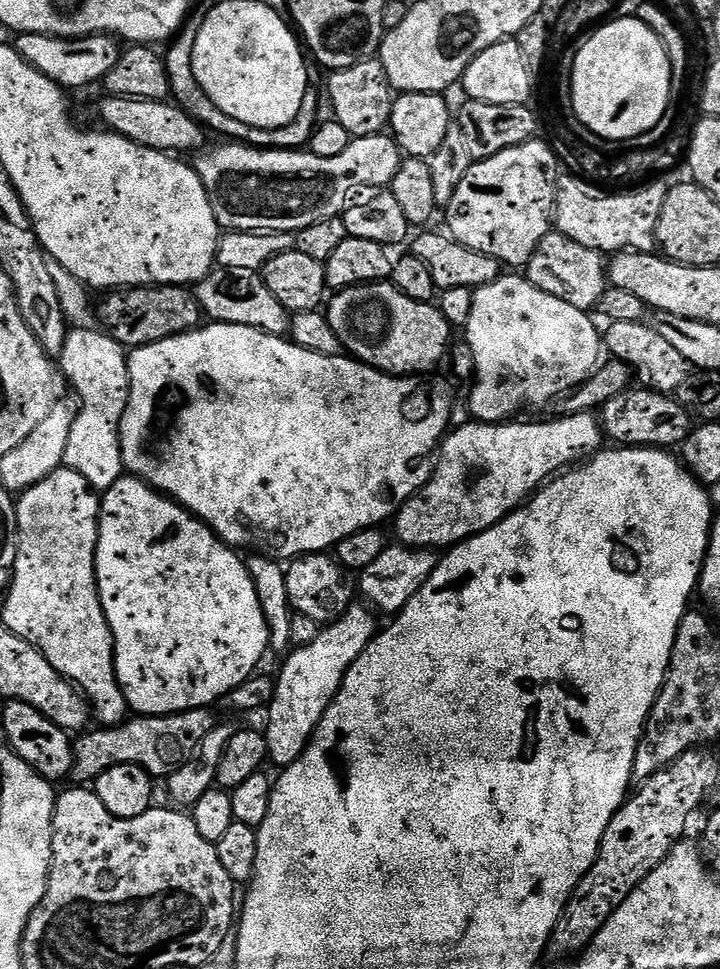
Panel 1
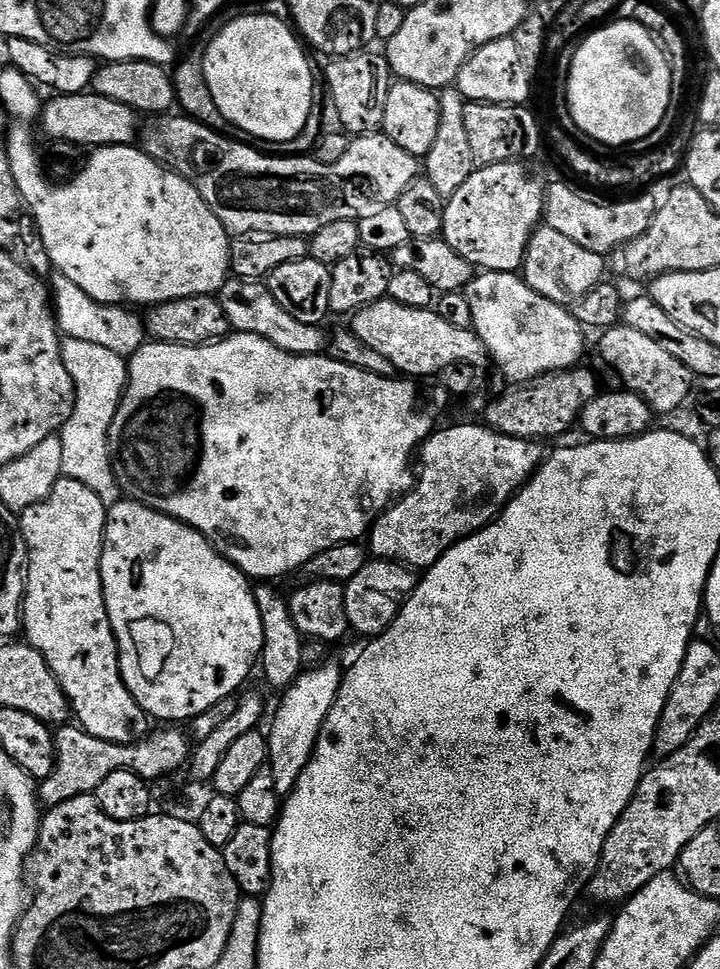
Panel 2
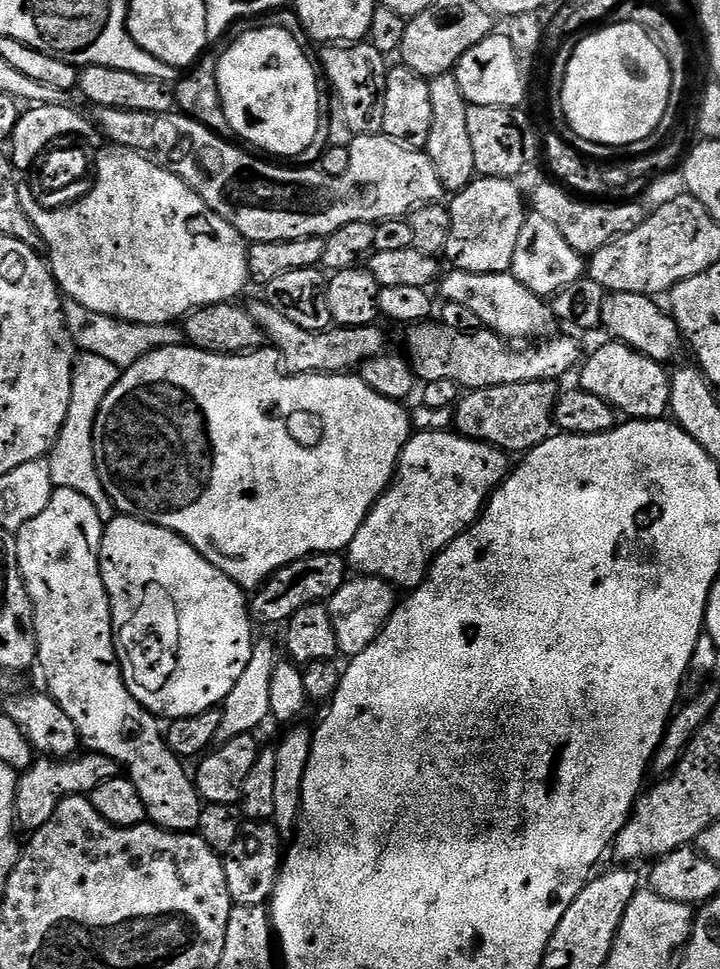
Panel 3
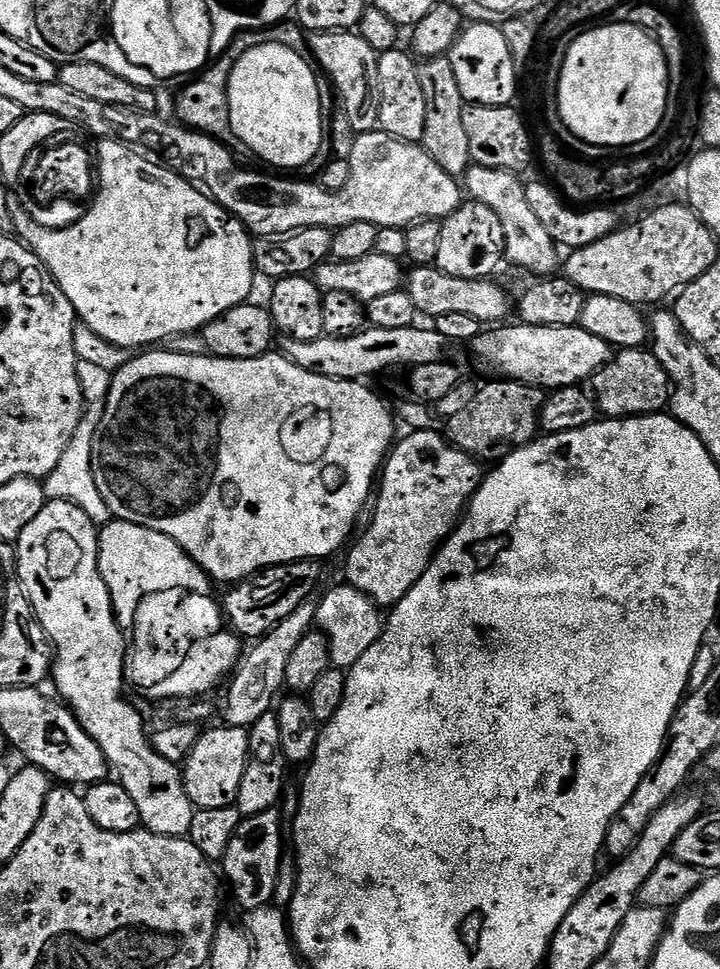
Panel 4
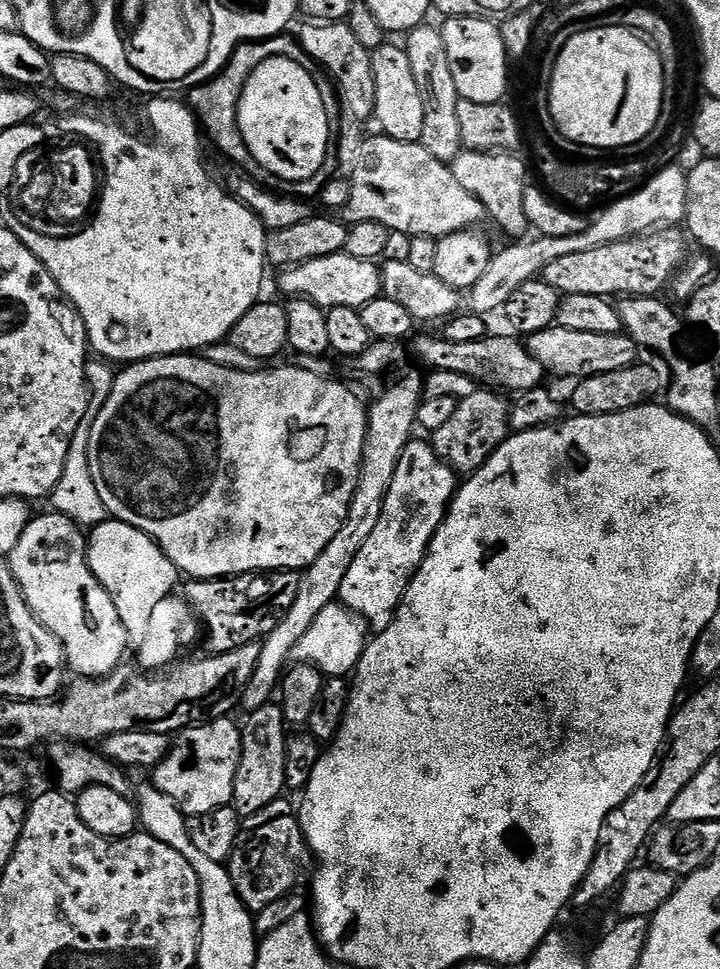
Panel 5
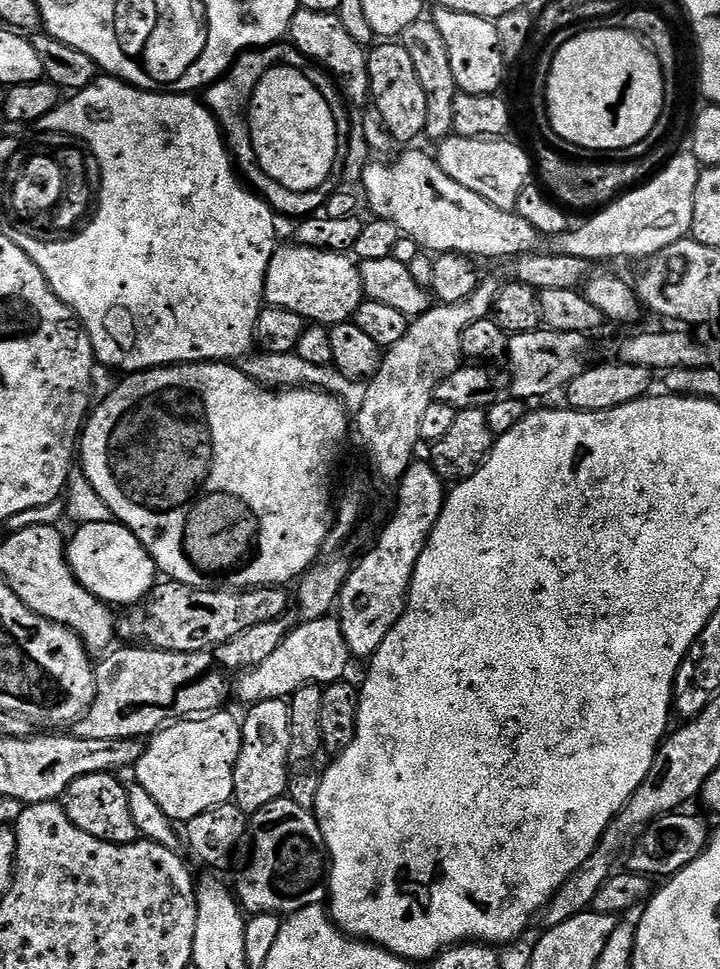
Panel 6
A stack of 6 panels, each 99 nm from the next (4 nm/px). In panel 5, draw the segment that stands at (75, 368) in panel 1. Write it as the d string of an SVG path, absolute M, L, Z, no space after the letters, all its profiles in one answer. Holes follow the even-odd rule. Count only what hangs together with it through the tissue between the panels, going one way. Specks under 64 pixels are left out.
M100 358L89 359L86 366L86 382L88 383L88 413L78 426L78 434L74 434L74 442L70 442L70 454L66 454L66 466L62 466L62 478L58 478L58 486L54 486L50 503L51 511L57 516L65 516L84 530L96 528L102 521L109 519L106 502L98 495L98 486L94 486L94 474L90 474L90 430L96 416L106 406L106 398L110 398L110 390L114 390L116 372L111 363Z

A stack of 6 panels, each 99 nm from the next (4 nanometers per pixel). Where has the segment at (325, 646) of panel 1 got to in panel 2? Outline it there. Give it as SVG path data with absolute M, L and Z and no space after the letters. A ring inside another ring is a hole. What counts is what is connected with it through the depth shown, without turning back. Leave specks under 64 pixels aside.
M331 662L302 671L288 688L283 689L280 705L272 716L272 729L267 729L268 762L266 767L274 774L274 790L281 798L287 798L294 790L302 770L312 757L314 746L320 737L322 726L338 698L342 668Z

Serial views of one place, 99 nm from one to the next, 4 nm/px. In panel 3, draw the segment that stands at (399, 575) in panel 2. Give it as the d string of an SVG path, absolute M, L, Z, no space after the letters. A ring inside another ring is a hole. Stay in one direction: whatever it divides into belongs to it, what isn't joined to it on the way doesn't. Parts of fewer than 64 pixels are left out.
M356 574L345 580L332 599L327 601L328 613L334 622L334 634L339 655L351 658L362 654L362 650L366 650L366 646L370 646L370 642L378 638L378 634L395 612L397 603L397 589L387 580L381 580L379 576Z

